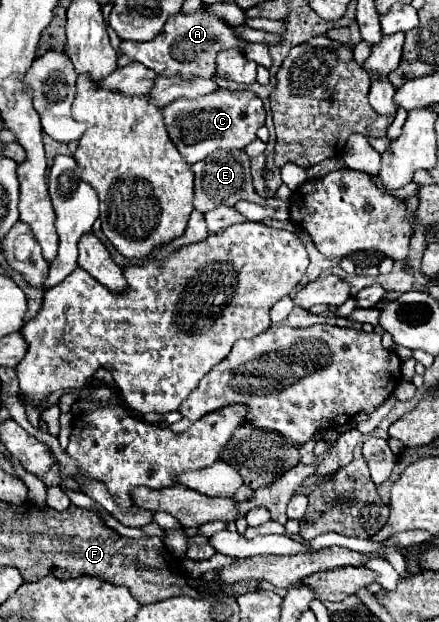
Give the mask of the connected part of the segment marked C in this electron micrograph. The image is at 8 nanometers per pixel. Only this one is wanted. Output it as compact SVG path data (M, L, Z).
M217 90L199 98L177 98L173 104L163 108L165 128L169 138L173 138L175 148L181 152L185 162L195 164L209 156L211 152L225 148L245 148L253 142L257 130L265 124L265 108L259 96L249 90Z

